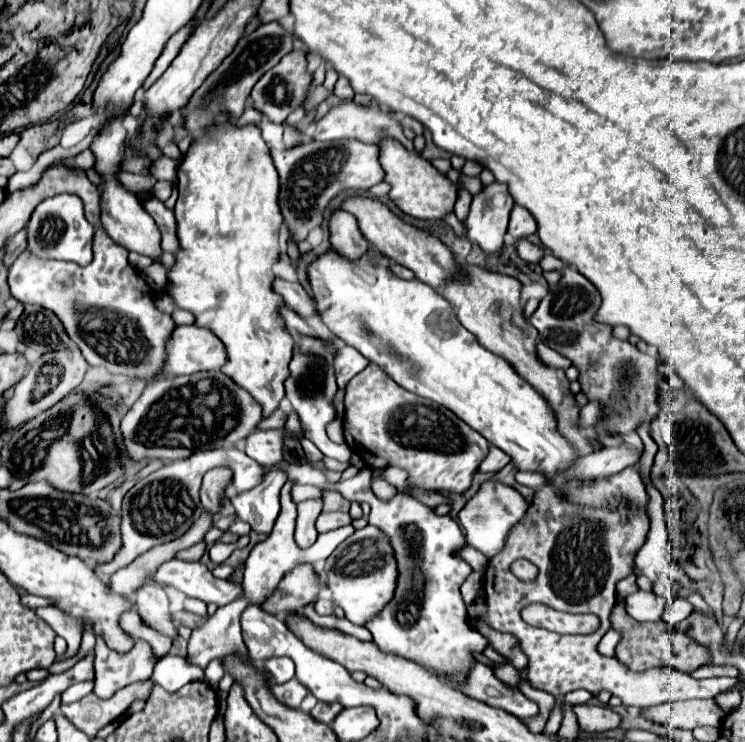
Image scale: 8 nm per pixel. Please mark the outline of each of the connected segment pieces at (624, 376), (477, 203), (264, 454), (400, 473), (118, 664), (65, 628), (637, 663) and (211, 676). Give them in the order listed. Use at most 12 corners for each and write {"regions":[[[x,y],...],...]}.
{"regions":[[[568,267],[530,317],[600,401],[594,451],[652,421],[660,361],[594,323]],[[508,185],[472,199],[466,235],[486,253],[504,245],[514,199]],[[256,429],[246,439],[246,455],[264,467],[282,461],[284,441],[304,433]],[[388,467],[384,477],[396,489],[408,485],[408,473],[398,467]],[[97,637],[92,693],[110,699],[150,677],[148,645],[115,653]],[[53,606],[35,609],[57,635],[68,640],[66,653],[74,656],[82,639],[81,621]],[[616,599],[616,659],[630,671],[710,665],[710,651],[668,625],[638,623]],[[214,659],[204,670],[204,682],[215,691],[225,674],[224,665]]]}

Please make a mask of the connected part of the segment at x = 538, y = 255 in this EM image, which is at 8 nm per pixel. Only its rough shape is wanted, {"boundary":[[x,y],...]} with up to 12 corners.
{"boundary":[[518,239],[516,249],[524,261],[538,263],[544,247]]}

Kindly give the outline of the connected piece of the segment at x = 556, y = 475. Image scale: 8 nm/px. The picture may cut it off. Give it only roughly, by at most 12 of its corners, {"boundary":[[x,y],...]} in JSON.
{"boundary":[[332,211],[308,265],[322,323],[566,485],[554,411],[452,305]]}

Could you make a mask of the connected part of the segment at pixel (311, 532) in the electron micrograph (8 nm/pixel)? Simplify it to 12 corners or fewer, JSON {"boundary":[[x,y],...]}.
{"boundary":[[298,509],[296,545],[308,549],[318,531],[314,527],[322,509]]}

